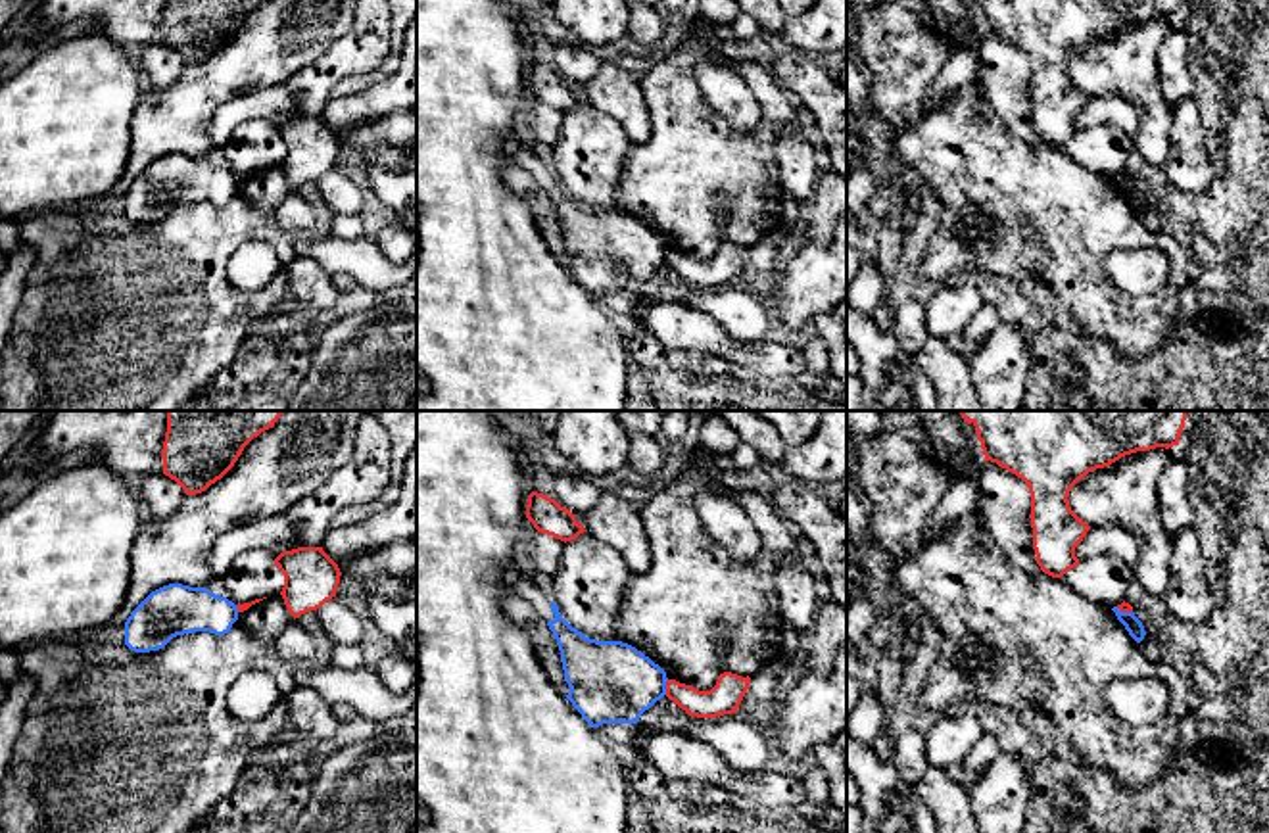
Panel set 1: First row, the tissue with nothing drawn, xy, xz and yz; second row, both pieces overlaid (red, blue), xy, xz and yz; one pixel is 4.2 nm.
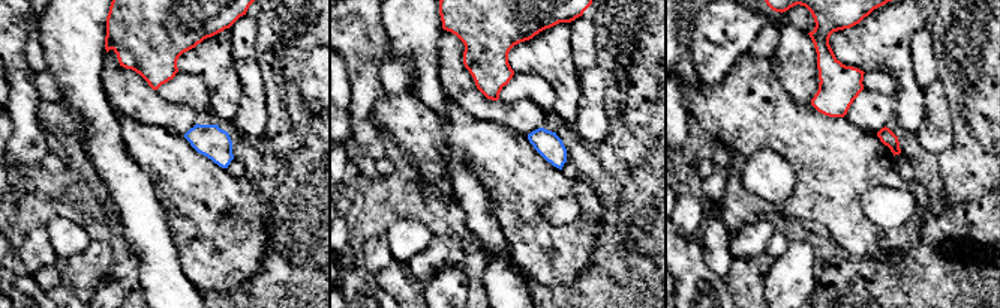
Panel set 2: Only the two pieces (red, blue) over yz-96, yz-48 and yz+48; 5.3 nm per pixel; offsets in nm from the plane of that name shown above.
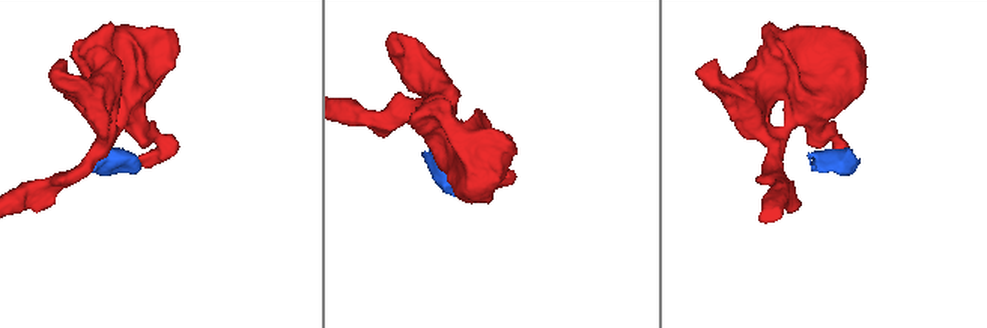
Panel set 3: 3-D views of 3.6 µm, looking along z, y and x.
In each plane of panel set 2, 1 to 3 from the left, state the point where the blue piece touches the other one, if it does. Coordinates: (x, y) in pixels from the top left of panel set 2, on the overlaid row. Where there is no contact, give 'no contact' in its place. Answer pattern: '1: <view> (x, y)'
1: no contact
2: no contact
3: no contact

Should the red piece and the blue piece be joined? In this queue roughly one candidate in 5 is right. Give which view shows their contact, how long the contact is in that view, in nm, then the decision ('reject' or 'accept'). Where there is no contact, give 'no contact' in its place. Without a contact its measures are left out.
xz | 70 nm | reject

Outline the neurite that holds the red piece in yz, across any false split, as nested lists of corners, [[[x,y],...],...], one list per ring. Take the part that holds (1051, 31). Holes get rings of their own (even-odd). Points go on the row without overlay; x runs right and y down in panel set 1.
[[[975,0],[985,31],[996,33],[1021,48],[1031,63],[1033,119],[1041,140],[1062,148],[1079,134],[1075,117],[1090,96],[1069,77],[1071,58],[1096,38],[1110,36],[1125,25],[1179,15],[1183,0]]]

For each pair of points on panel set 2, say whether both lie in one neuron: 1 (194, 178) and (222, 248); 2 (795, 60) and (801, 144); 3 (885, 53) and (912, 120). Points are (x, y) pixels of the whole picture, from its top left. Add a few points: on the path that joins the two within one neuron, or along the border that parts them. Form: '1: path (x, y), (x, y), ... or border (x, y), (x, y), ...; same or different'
1: path (197, 196), (219, 223), (219, 230); same
2: border (775, 72), (783, 87), (798, 102), (810, 104); different
3: path (900, 69), (907, 83), (909, 104); same

